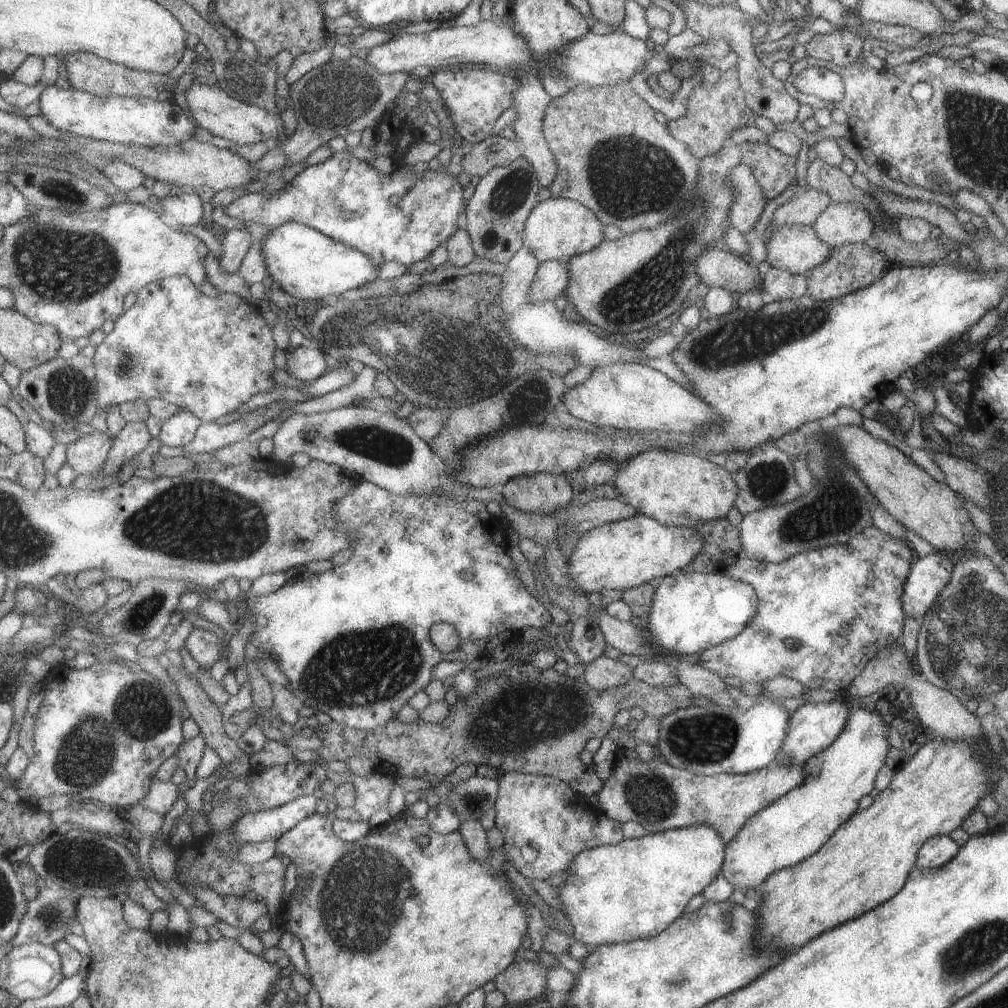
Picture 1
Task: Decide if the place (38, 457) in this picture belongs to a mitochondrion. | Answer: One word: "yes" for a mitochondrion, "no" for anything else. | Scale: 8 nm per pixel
no

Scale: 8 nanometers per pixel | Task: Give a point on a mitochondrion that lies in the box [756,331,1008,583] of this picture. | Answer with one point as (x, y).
(837, 507)

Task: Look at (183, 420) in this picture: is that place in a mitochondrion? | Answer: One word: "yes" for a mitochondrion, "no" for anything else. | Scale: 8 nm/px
no

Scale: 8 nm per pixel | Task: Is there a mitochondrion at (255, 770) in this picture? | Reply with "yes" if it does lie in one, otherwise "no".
no

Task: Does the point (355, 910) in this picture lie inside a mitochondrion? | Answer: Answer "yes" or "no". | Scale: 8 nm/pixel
yes

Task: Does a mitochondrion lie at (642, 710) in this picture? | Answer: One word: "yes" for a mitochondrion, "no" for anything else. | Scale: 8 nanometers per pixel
no

